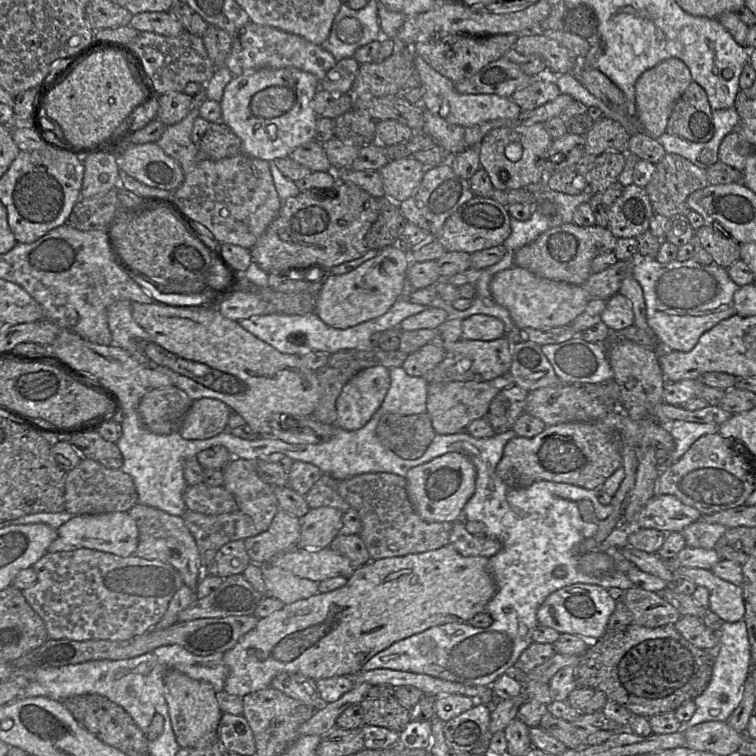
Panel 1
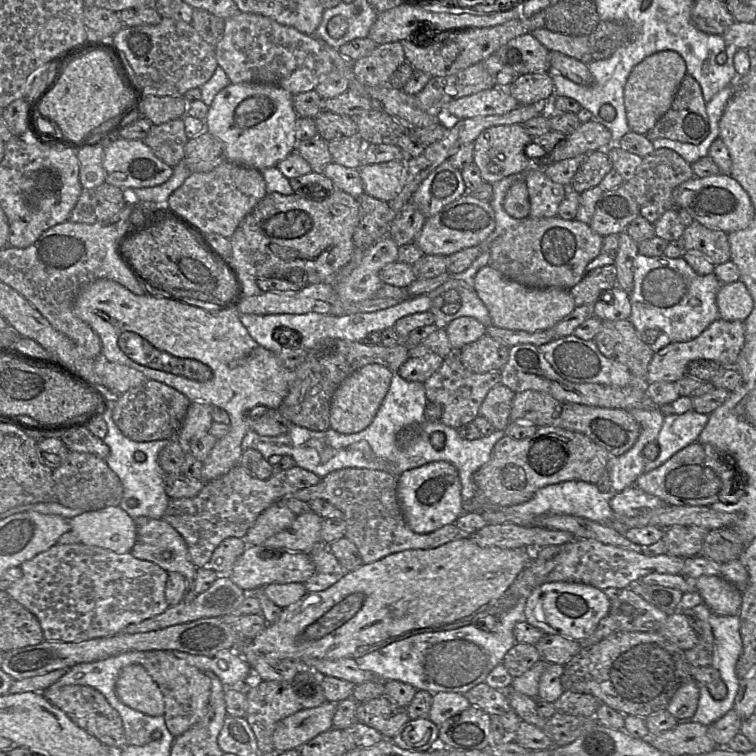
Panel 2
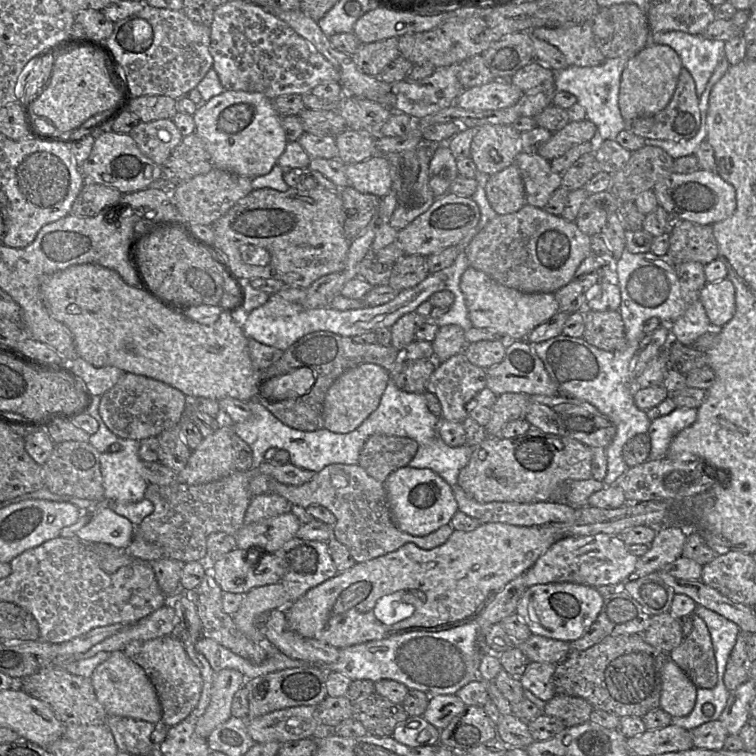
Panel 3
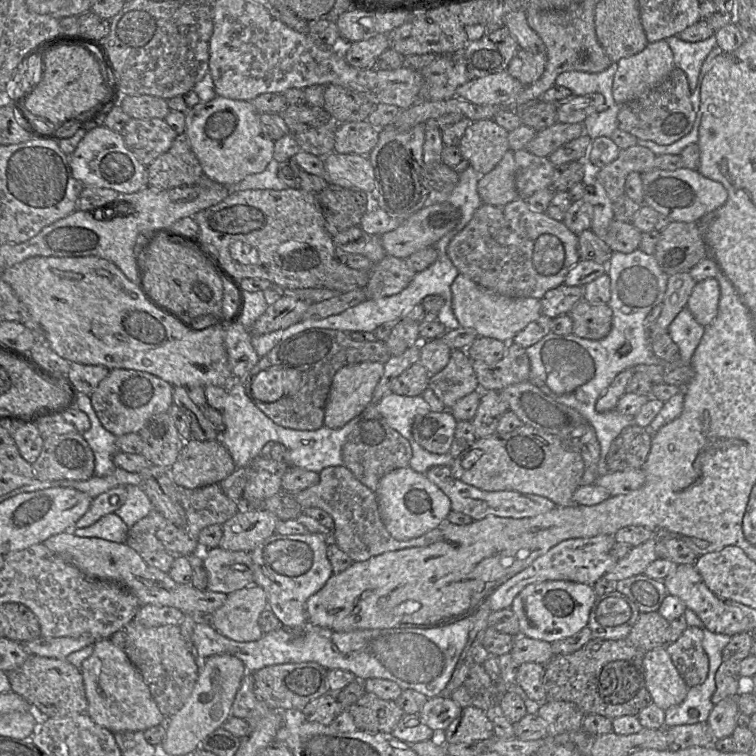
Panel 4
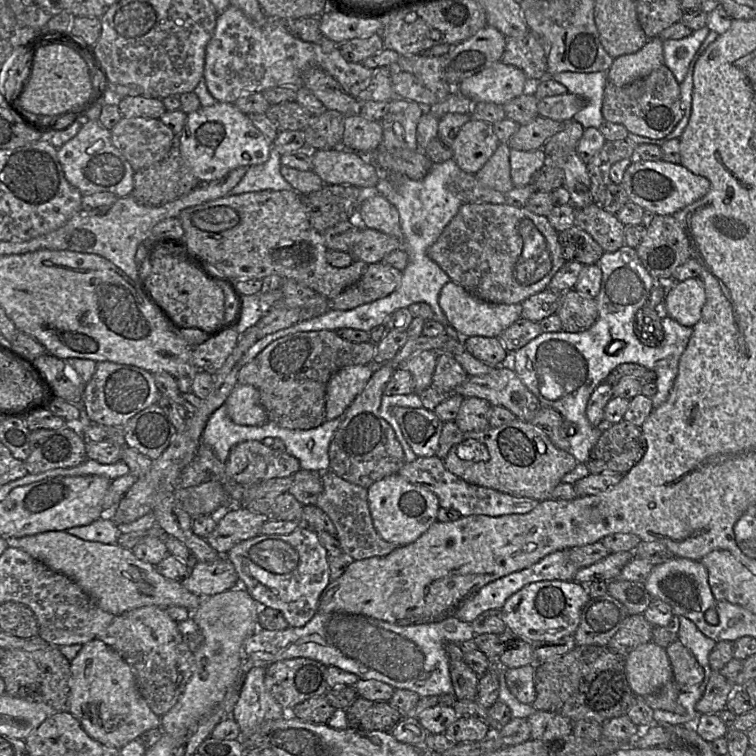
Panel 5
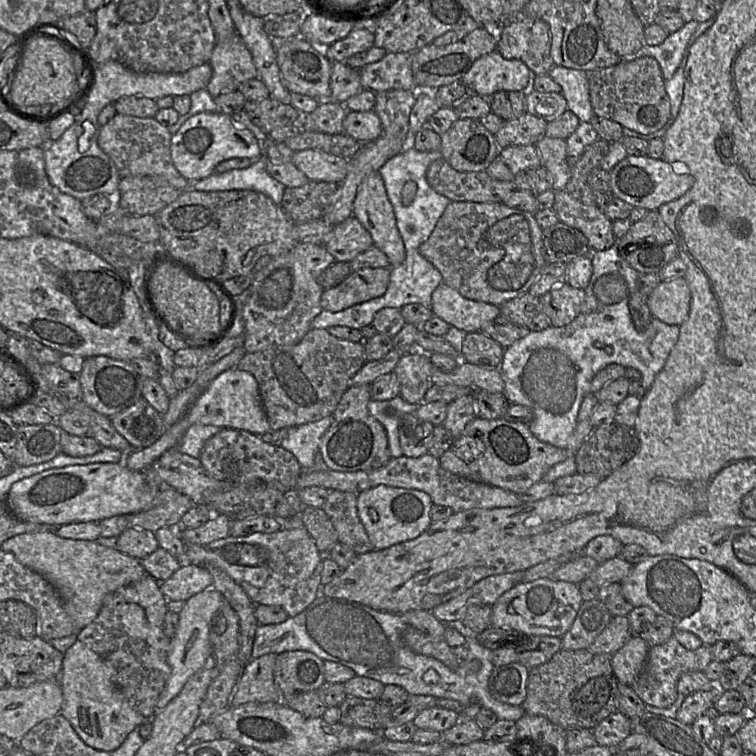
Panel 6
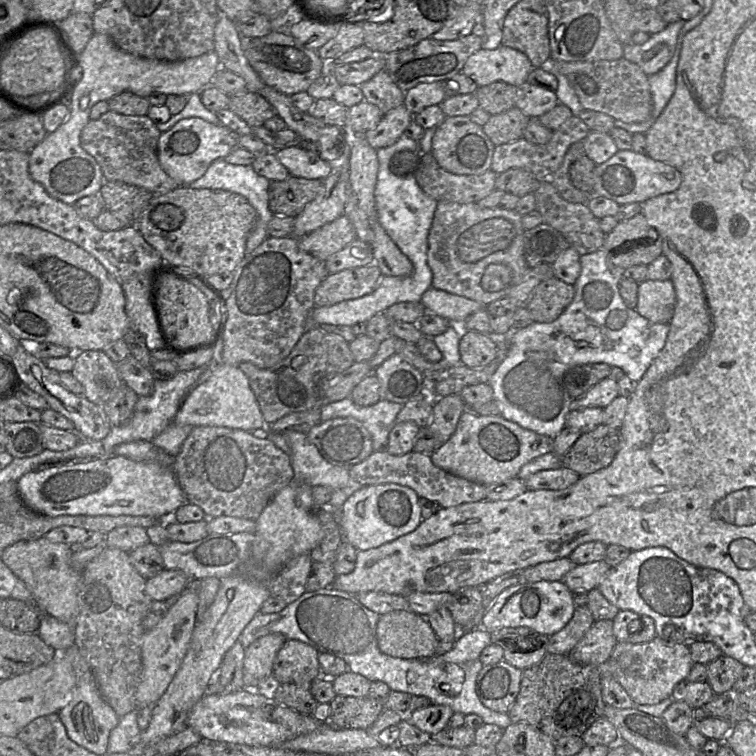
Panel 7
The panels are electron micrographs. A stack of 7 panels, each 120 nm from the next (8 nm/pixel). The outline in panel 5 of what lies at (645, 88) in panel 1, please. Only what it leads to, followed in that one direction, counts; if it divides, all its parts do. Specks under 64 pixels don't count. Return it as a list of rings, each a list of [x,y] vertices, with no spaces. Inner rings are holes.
[[[659,37],[649,38],[637,52],[613,60],[612,66],[608,69],[608,80],[616,86],[624,86],[649,75],[662,64],[663,41]]]

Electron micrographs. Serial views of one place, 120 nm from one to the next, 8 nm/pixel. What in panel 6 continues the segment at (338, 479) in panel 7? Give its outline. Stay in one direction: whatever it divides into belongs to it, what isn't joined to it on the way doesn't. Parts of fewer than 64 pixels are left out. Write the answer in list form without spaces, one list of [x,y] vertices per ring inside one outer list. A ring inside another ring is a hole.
[[[332,416],[319,421],[289,428],[281,447],[291,452],[304,470],[328,470],[328,466],[320,455],[319,445],[322,436],[331,426]]]

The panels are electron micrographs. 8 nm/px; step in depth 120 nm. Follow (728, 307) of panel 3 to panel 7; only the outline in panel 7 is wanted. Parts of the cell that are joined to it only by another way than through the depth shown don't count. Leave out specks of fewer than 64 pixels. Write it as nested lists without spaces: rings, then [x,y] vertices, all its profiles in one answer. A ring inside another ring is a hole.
[[[670,279],[646,280],[638,284],[637,313],[653,323],[669,324],[676,305],[676,292]]]

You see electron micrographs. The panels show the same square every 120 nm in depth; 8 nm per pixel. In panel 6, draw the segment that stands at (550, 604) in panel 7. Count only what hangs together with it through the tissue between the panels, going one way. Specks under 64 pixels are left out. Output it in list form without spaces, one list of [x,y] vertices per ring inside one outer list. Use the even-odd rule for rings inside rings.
[[[551,577],[521,582],[502,594],[492,605],[491,626],[537,636],[563,636],[573,625],[583,602],[579,585]]]

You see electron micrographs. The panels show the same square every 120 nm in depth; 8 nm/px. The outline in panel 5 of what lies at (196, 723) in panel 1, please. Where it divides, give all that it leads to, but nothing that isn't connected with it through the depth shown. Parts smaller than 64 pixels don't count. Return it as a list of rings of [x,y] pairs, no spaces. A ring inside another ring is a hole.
[[[144,606],[116,615],[97,639],[118,652],[131,667],[138,690],[149,708],[159,717],[178,701],[192,675],[194,653],[185,643],[165,607]]]

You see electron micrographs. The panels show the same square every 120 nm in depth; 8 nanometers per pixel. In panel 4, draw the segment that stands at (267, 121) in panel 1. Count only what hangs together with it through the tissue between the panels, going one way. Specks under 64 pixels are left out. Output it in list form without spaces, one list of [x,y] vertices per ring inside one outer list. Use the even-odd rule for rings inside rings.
[[[216,96],[209,102],[200,102],[189,108],[185,134],[196,155],[203,173],[209,179],[227,187],[235,187],[246,176],[263,172],[273,159],[274,143],[260,122],[260,114],[251,101],[233,100]]]

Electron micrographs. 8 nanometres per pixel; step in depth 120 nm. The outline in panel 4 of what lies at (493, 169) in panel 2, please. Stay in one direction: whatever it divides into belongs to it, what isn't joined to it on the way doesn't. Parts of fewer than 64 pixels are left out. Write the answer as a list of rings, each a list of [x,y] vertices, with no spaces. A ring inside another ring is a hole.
[[[493,119],[471,122],[465,130],[459,151],[480,175],[490,172],[510,150],[508,131]]]

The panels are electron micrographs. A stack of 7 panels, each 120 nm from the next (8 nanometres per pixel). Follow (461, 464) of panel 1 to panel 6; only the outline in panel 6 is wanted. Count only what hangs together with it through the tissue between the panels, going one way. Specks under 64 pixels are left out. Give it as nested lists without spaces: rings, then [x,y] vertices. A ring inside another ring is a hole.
[[[386,485],[366,489],[357,498],[358,515],[374,550],[383,550],[418,537],[432,523],[432,505],[431,497],[423,491]]]

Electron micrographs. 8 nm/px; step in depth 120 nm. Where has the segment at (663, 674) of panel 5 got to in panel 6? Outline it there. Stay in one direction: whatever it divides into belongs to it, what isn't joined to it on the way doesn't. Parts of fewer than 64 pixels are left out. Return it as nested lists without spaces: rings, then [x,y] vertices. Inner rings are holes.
[[[632,636],[612,655],[611,665],[619,683],[632,685],[641,673],[650,646],[640,636]]]

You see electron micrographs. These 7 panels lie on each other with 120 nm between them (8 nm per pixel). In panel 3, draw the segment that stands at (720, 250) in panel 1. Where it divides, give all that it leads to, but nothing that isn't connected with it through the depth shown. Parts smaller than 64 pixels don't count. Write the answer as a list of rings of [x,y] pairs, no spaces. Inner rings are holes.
[[[681,221],[669,232],[667,256],[675,266],[685,262],[706,265],[718,258],[718,245],[712,225]]]

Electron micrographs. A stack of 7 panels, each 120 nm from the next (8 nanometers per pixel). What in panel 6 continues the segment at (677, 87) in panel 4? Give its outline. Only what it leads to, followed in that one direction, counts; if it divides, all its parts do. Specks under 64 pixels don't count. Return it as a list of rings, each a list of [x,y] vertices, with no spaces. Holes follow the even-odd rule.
[[[653,57],[620,61],[606,68],[585,71],[594,114],[639,133],[660,130],[670,119],[671,105],[659,63]]]

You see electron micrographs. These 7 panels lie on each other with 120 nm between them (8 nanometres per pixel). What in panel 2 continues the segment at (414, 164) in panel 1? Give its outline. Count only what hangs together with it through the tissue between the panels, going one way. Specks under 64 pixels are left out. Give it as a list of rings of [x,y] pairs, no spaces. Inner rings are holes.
[[[405,161],[361,165],[359,168],[364,193],[391,203],[405,185],[407,169]]]

